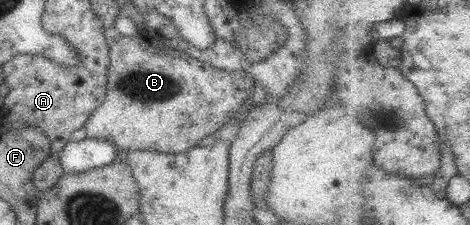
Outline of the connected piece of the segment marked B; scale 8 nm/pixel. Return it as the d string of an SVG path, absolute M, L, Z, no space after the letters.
M113 27L102 30L109 48L106 94L102 104L90 113L84 123L86 138L108 140L119 151L130 149L166 153L185 152L209 135L222 133L242 102L253 94L251 72L238 69L219 70L168 46L154 46L139 35L123 36Z

